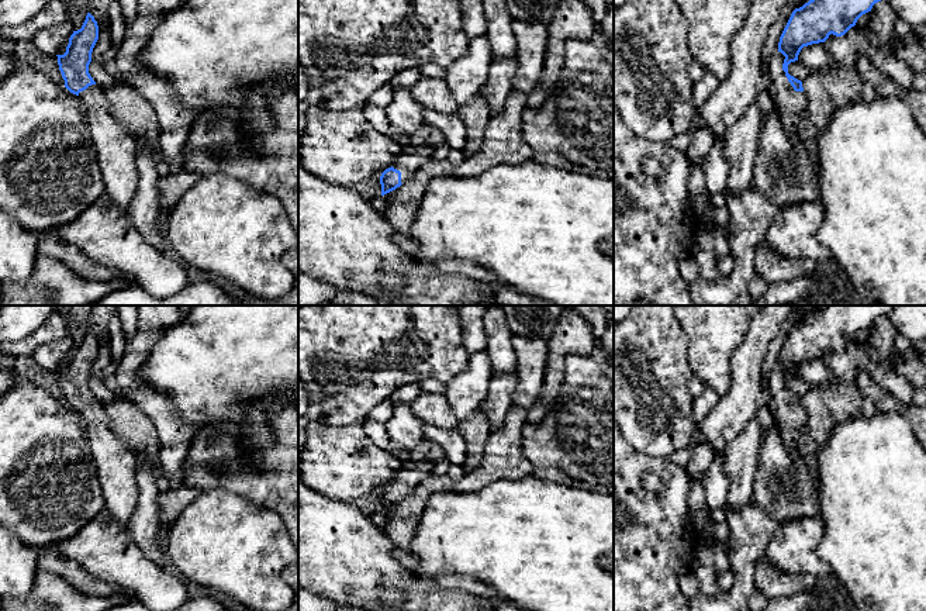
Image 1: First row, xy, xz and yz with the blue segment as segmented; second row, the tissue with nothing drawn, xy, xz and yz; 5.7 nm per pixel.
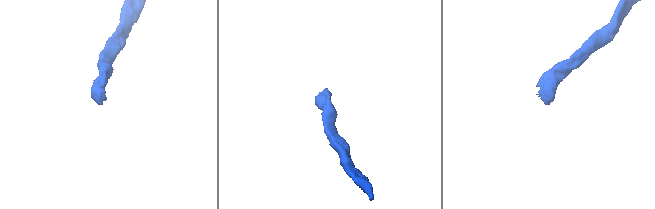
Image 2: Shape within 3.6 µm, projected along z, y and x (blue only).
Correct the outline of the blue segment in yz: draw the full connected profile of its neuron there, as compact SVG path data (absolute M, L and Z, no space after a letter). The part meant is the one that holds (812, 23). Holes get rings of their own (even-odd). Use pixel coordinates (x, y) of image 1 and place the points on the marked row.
M809 0L792 11L780 37L778 51L767 62L771 77L768 93L787 132L797 132L798 118L808 106L802 82L788 73L788 65L798 61L804 46L825 42L830 34L844 35L878 1L881 0Z

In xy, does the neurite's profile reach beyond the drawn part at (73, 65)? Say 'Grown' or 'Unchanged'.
Grown

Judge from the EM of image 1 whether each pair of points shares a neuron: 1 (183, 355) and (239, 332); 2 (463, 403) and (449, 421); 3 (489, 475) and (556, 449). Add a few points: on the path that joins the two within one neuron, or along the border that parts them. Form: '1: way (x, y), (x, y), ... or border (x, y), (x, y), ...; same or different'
1: way (197, 355), (217, 355), (225, 347); same
2: border (444, 394), (459, 420); different
3: border (522, 428), (522, 455), (535, 468); different

